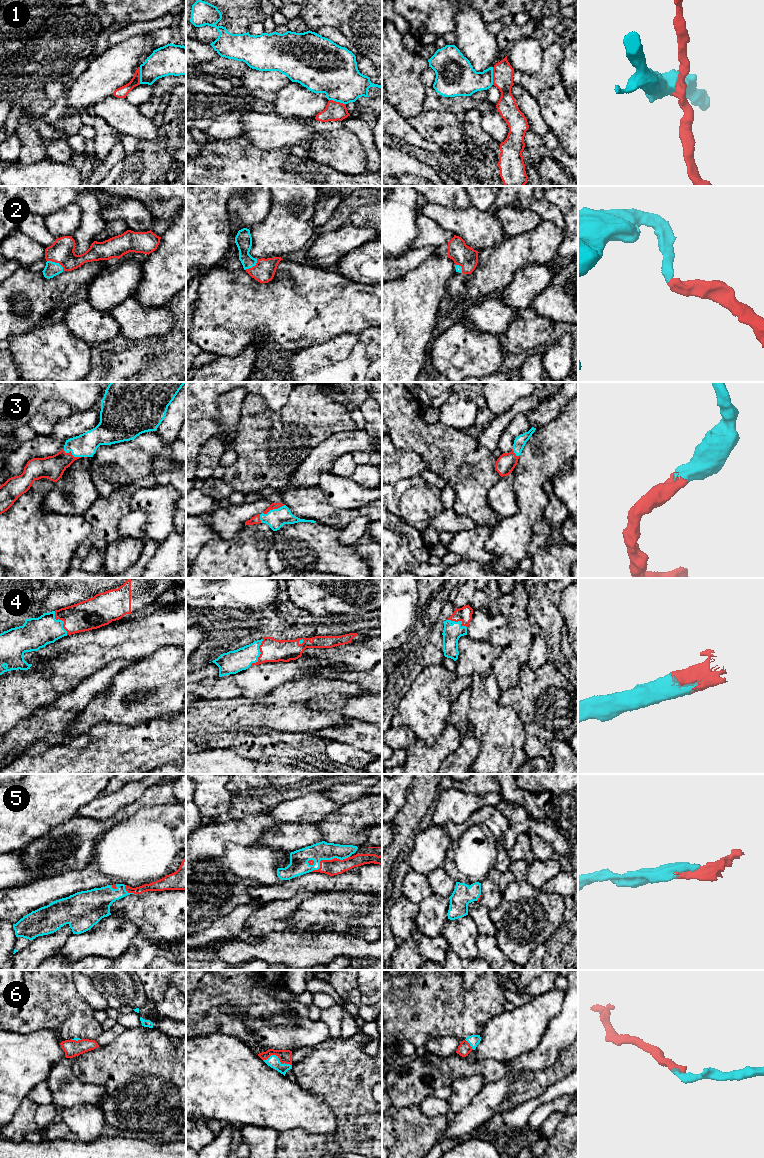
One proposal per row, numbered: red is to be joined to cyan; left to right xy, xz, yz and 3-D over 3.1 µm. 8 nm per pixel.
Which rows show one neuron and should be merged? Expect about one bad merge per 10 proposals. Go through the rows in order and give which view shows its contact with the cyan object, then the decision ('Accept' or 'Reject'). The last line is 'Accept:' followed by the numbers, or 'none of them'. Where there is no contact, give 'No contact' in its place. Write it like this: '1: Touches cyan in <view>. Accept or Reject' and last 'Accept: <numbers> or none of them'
1: Touches cyan in yz. Reject
2: Touches cyan in xy. Accept
3: Touches cyan in xz. Accept
4: Touches cyan in xz. Accept
5: Touches cyan in xz. Accept
6: Touches cyan in xz. Accept
Accept: 2, 3, 4, 5, 6

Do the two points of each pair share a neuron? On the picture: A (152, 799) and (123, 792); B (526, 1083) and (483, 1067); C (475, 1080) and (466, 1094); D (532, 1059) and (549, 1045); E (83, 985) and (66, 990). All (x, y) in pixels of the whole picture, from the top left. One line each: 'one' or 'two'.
A: two
B: one
C: one
D: one
E: two

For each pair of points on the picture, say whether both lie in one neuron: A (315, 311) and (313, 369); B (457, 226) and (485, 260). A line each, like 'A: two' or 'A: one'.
A: two
B: two

